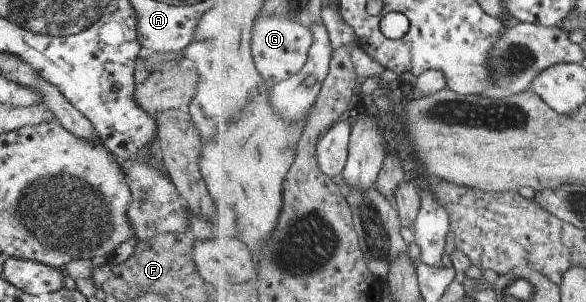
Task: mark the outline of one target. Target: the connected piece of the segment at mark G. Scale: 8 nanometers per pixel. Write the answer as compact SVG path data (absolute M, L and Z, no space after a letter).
M258 16L254 26L252 53L256 67L265 81L279 84L295 76L308 61L308 52L312 48L311 28L283 17Z

